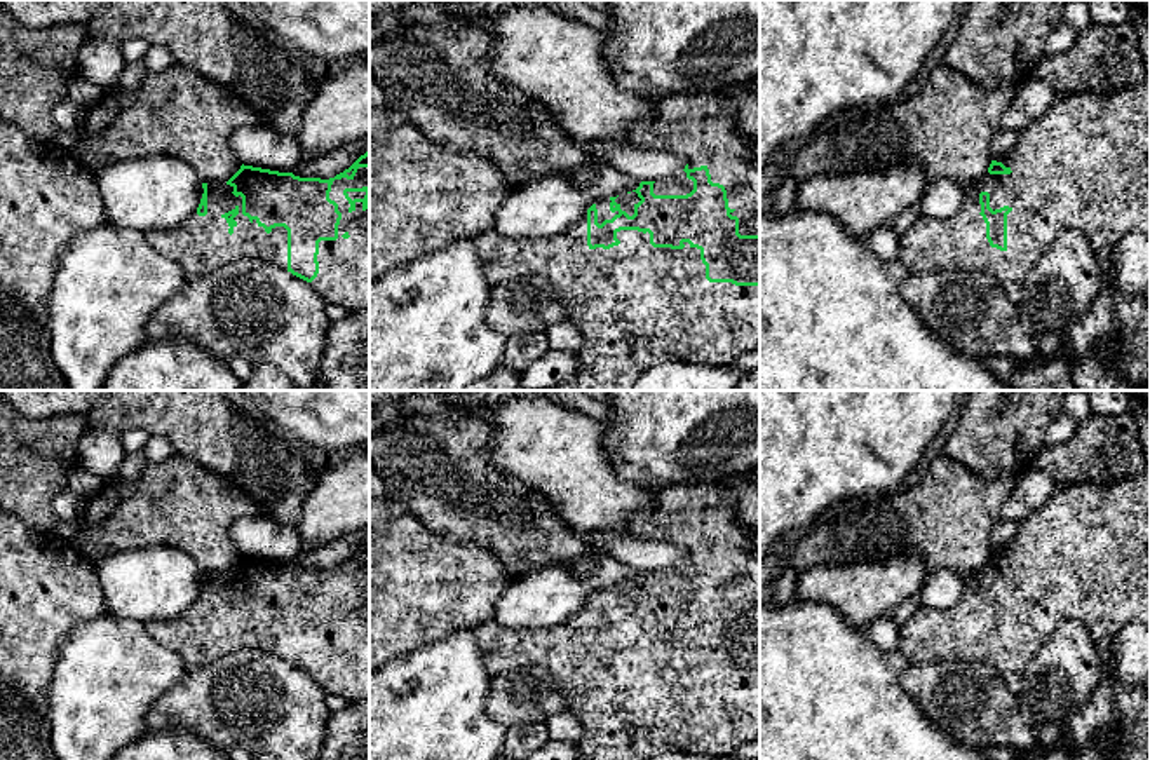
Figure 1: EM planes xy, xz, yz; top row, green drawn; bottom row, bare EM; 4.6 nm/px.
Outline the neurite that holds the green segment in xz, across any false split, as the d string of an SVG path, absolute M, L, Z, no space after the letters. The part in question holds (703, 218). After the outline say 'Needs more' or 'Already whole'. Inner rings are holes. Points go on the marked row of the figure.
M727 92L664 96L657 101L650 119L629 127L629 143L632 146L664 150L685 157L688 164L681 173L659 181L641 181L636 190L624 195L599 199L578 221L551 237L512 239L498 234L495 228L476 237L477 254L491 286L511 277L542 275L554 286L559 298L572 310L570 322L584 338L582 347L575 352L578 373L566 383L547 390L632 390L643 373L660 363L680 361L688 364L728 366L741 354L760 347L760 164L751 152L753 139L737 131L734 113L735 103Z. Needs more

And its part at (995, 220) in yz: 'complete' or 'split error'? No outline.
split error

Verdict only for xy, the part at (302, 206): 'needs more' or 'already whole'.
needs more

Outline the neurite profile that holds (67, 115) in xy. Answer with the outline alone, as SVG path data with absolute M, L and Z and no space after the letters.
M70 99L61 101L52 110L52 120L54 124L66 132L77 132L85 119L85 108L75 105Z

